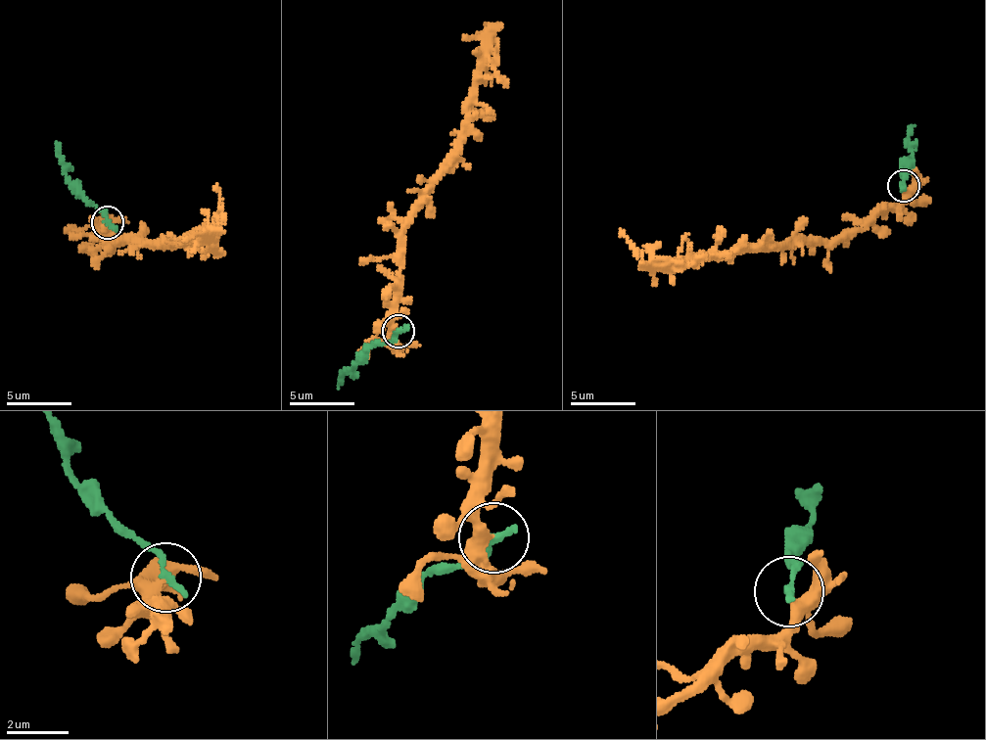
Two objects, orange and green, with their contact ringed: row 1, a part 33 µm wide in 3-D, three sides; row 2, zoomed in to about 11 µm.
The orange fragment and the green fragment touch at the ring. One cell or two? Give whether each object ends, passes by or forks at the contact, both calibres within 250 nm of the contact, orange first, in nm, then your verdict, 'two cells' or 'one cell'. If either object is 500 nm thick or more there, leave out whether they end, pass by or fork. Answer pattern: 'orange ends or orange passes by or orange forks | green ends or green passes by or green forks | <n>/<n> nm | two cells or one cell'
orange passes by | green ends | 340/260 nm | two cells

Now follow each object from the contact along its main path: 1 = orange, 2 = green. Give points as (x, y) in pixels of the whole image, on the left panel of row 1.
1: (107, 225), (101, 236), (112, 245), (124, 237), (169, 246), (197, 232), (211, 238), (221, 223), (216, 184)
2: (107, 222), (80, 188), (70, 183), (60, 146), (56, 144)

